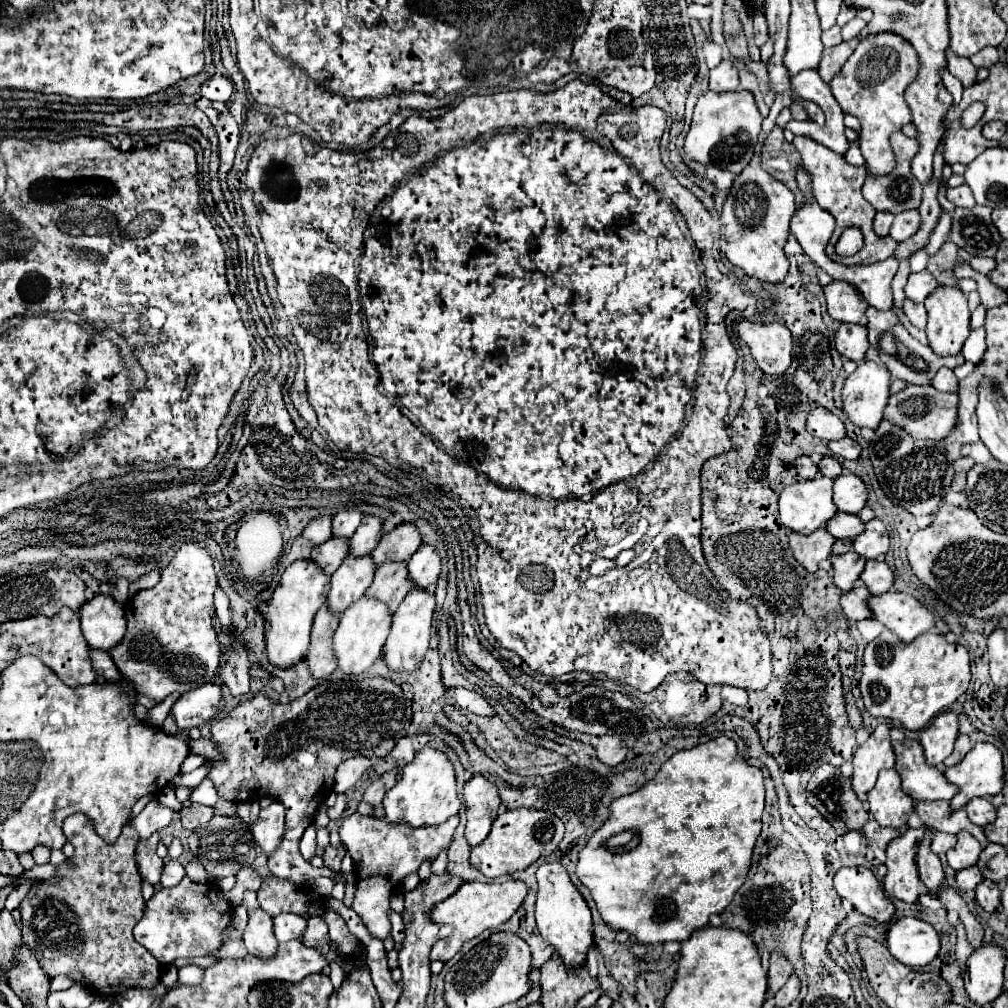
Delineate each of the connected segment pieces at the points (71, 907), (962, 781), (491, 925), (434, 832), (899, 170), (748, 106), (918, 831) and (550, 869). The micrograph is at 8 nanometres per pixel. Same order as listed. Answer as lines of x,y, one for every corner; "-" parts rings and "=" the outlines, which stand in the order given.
79,819
79,827
71,823
63,829
69,831
71,843
75,847
71,859
77,867
69,867
69,863
59,865
57,879
41,883
39,889
31,889
31,893
25,897
25,901
21,903
23,943
27,943
29,951
35,953
35,959
39,959
39,965
43,967
43,971
47,971
49,979
65,975
73,983
87,985
101,997
117,997
131,987
153,987
161,977
161,965
151,955
151,951
141,947
131,935
145,907
145,901
141,897
141,875
135,863
135,845
139,837
135,835
135,831
131,831
129,825
125,825
119,839
109,845
99,839
89,819
=
977,743
967,757
943,771
945,779
959,787
955,799
949,801
951,811
959,811
973,797
997,795
1003,787
1001,751
991,743
=
505,881
505,883
463,883
463,887
459,887
459,891
455,891
455,895
447,897
443,903
437,903
431,909
431,921
433,923
447,923
451,925
455,931
437,941
431,949
429,959
431,961
449,961
465,941
481,935
485,929
497,929
499,925
503,925
515,911
517,907
523,903
527,895
527,885
523,881
=
353,813
339,827
339,837
347,845
357,877
357,891
351,909
363,919
367,931
375,939
385,939
391,935
389,921
389,897
391,891
411,873
417,873
423,861
433,861
437,855
449,847
453,833
459,825
459,817
447,819
443,825
427,829
411,829
405,825
389,825
385,819
375,819
369,815
=
895,131
889,141
891,141
891,147
895,151
895,169
889,175
883,175
883,177
875,177
867,171
867,179
865,179
865,185
863,185
863,197
877,211
899,213
899,211
907,211
907,209
917,209
921,205
921,183
911,173
911,159
917,153
919,145
917,145
915,139
903,135
901,131
=
735,91
735,93
711,93
699,97
691,129
685,137
685,157
701,163
701,165
715,165
719,169
731,171
733,175
739,175
751,157
755,155
755,143
761,131
761,115
755,105
755,99
747,91
=
909,827
901,837
889,843
887,853
887,875
885,875
885,891
893,899
901,899
905,903
915,903
921,893
927,893
927,887
919,879
915,867
915,851
919,849
919,839
923,839
927,827
=
557,861
545,863
537,869
537,883
539,889
537,889
535,917
541,937
555,947
567,969
583,967
583,963
587,961
587,951
593,947
593,925
587,901
571,883
565,867

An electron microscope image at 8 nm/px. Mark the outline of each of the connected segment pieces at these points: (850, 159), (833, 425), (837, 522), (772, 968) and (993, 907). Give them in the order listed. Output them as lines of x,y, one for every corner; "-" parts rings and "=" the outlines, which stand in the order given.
853,141
853,143
849,143
849,149
847,149
847,153
843,155
845,159
847,159
847,163
851,163
851,165
865,165
865,159
863,159
863,155
861,155
861,151
859,151
859,143
857,141
=
815,407
809,411
807,431
823,441
833,441
833,439
845,437
845,425
839,421
837,415
833,415
825,407
=
837,513
827,523
827,531
837,539
855,539
863,529
865,529
863,521
857,515
847,513
=
773,953
769,959
769,971
767,971
767,977
769,977
767,997
773,997
787,983
791,973
793,973
791,963
787,959
783,959
781,953
=
981,881
979,887
975,889
975,899
977,903
987,911
987,913
993,913
999,909
1001,905
1001,891
999,891
999,885
995,881

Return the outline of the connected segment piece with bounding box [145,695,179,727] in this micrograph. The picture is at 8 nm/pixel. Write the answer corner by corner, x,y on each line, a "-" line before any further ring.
173,695
173,697
167,697
163,703
159,703
159,705
155,705
155,707
151,707
151,709
147,709
147,717
145,717
145,721
149,723
149,725
153,725
153,727
161,727
161,723
167,719
167,715
169,715
169,707
173,705
173,701
177,699
179,695

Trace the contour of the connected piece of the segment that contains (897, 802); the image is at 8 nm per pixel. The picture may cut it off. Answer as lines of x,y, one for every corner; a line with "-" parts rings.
895,769
881,771
877,785
867,793
869,813
881,827
899,829
907,823
913,811
913,799
901,791
901,779

